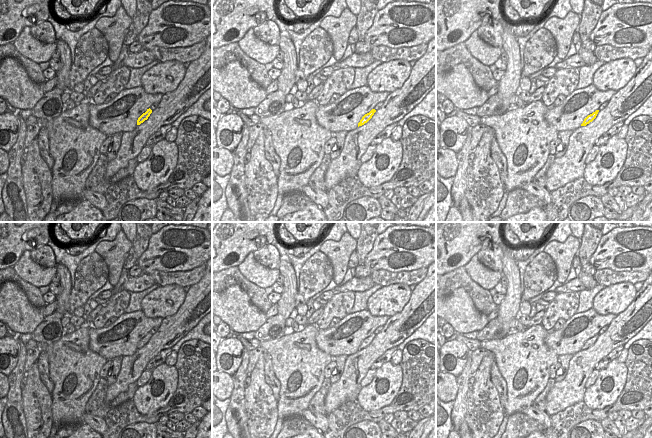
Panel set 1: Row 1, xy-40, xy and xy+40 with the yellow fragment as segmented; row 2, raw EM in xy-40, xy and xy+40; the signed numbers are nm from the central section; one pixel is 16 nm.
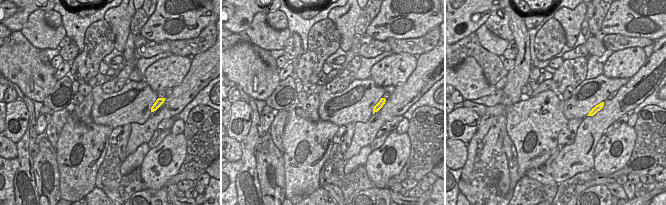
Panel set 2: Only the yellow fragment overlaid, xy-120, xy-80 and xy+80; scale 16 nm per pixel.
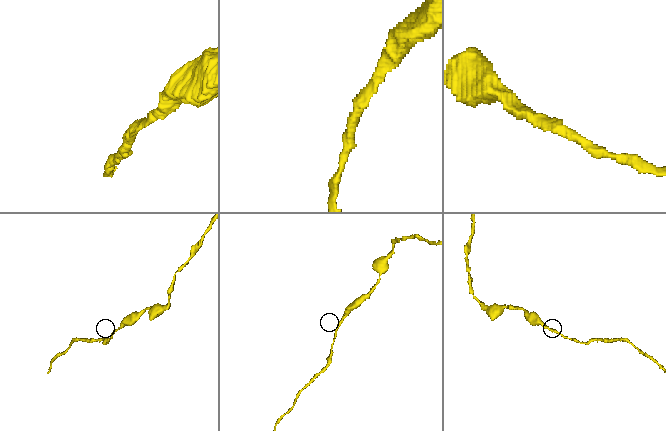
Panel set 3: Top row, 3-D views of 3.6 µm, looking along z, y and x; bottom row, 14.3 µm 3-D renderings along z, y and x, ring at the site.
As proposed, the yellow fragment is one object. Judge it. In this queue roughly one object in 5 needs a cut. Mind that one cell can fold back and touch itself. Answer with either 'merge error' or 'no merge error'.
no merge error

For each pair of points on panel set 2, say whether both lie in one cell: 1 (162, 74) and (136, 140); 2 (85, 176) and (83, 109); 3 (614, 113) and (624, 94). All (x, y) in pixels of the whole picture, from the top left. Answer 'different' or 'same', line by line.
1: different
2: same
3: same

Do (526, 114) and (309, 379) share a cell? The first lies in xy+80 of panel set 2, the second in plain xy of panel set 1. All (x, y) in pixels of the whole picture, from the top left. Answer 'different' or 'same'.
same

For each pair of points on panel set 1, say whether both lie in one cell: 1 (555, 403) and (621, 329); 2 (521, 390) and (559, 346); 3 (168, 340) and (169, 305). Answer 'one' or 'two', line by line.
1: one
2: two
3: two

